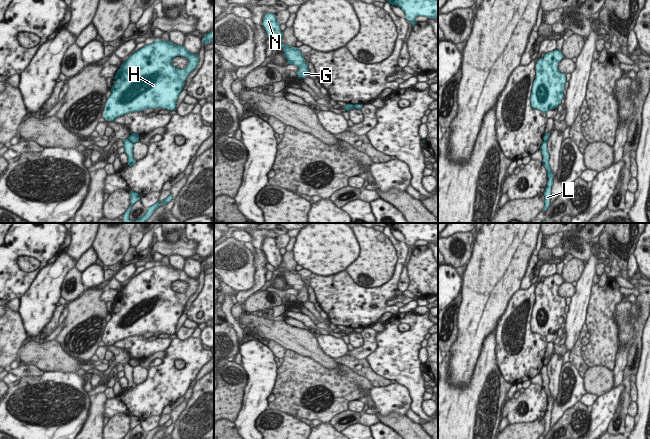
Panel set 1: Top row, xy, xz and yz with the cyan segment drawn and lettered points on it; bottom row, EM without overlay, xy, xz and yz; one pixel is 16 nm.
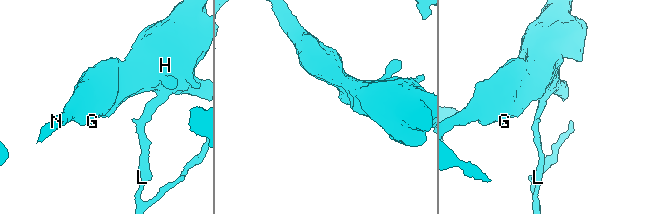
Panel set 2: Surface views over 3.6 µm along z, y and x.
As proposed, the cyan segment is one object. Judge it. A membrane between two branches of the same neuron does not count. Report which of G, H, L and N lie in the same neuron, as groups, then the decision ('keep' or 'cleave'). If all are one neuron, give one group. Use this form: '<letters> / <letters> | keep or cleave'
G H N / L | cleave

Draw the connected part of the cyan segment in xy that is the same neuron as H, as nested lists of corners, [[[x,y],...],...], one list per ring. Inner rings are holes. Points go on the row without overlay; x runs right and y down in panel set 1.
[[[156,264],[150,269],[145,269],[133,277],[118,293],[103,341],[108,345],[114,345],[124,338],[148,332],[176,334],[177,323],[184,312],[185,304],[196,292],[198,285],[198,278],[192,278],[185,270],[175,269],[171,264],[169,266]],[[176,280],[183,280],[189,284],[184,293],[172,289],[172,283]]]

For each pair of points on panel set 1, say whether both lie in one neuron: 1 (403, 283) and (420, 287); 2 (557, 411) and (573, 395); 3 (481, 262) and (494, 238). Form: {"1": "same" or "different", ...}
{"1": "different", "2": "same", "3": "same"}

